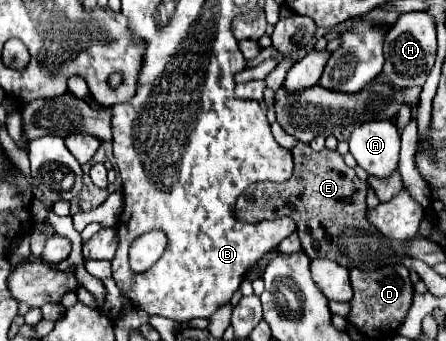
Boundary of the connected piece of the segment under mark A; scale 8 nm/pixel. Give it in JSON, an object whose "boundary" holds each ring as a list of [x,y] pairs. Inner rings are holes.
{"boundary":[[[373,120],[353,130],[349,152],[369,176],[389,178],[397,170],[399,144],[399,132],[389,120]]]}

